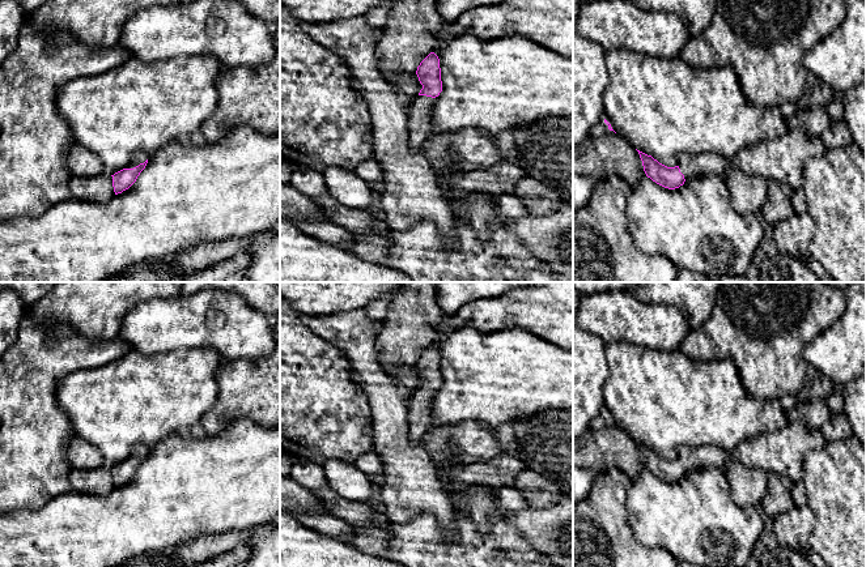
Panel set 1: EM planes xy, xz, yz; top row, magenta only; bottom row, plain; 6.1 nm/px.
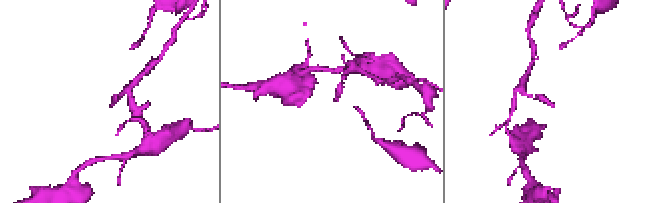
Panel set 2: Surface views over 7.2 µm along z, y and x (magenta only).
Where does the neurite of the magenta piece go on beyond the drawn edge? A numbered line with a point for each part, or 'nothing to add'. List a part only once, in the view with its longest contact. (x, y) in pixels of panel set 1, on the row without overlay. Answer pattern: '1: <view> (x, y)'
1: xy (136, 451)

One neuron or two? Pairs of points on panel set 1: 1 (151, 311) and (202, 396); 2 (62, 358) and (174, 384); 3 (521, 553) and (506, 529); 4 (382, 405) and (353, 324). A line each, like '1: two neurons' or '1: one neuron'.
1: two neurons
2: two neurons
3: one neuron
4: one neuron

